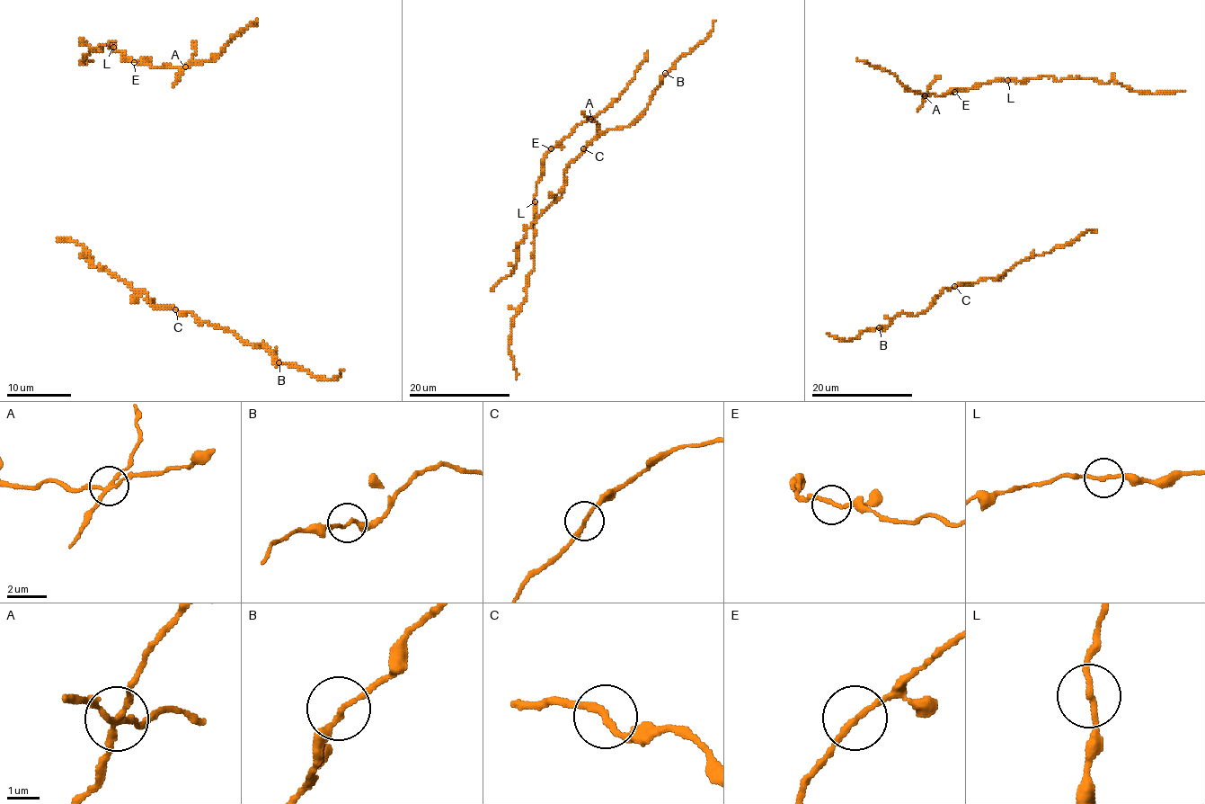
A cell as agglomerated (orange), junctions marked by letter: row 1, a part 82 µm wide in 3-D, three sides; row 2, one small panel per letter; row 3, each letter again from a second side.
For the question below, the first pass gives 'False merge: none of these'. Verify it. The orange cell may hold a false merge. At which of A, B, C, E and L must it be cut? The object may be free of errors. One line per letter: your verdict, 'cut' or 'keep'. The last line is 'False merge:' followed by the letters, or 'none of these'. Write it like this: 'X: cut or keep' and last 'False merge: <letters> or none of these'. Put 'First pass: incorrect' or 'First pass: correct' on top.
First pass: incorrect
A: cut
B: keep
C: keep
E: keep
L: keep
False merge: A

